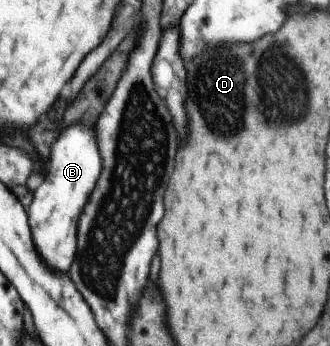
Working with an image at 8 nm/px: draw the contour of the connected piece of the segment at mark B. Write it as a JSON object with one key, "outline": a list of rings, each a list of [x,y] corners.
{"outline":[[[84,125],[68,127],[62,133],[62,137],[58,137],[58,141],[52,145],[46,183],[42,183],[36,189],[34,201],[28,209],[28,219],[38,253],[42,261],[54,271],[68,273],[76,257],[76,223],[82,213],[82,207],[88,201],[88,195],[96,187],[100,171],[102,171],[102,161],[92,129]]]}

